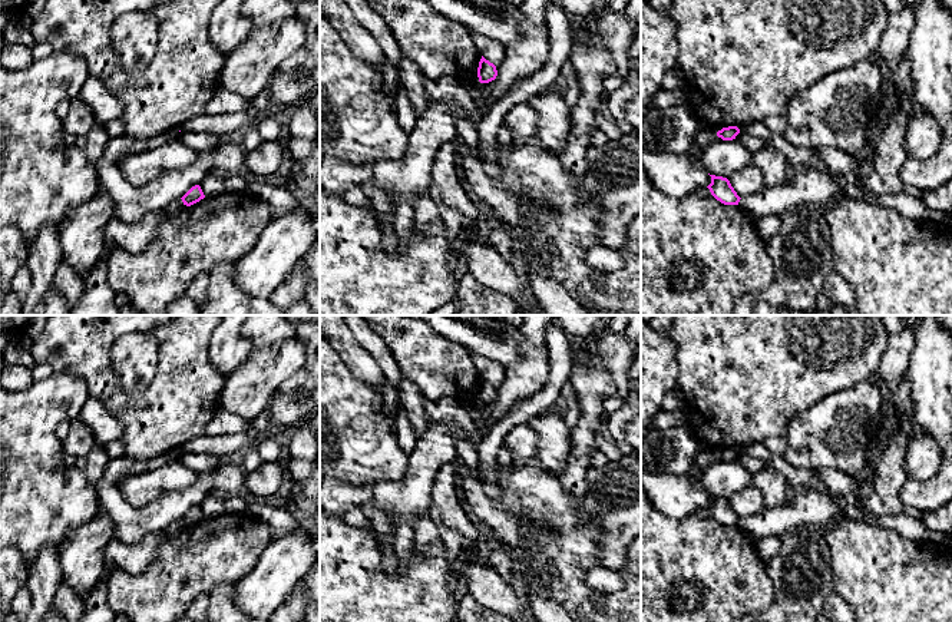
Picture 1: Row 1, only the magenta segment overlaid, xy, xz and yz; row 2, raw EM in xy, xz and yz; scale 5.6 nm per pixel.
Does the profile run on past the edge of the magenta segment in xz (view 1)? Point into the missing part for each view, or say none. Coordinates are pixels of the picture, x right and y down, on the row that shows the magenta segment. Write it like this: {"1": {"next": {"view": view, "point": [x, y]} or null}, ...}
{"1": {"next": null}}

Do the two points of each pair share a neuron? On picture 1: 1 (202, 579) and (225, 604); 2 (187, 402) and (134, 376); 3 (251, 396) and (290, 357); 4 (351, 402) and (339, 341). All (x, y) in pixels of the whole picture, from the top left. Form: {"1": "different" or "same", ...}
{"1": "different", "2": "different", "3": "same", "4": "different"}

